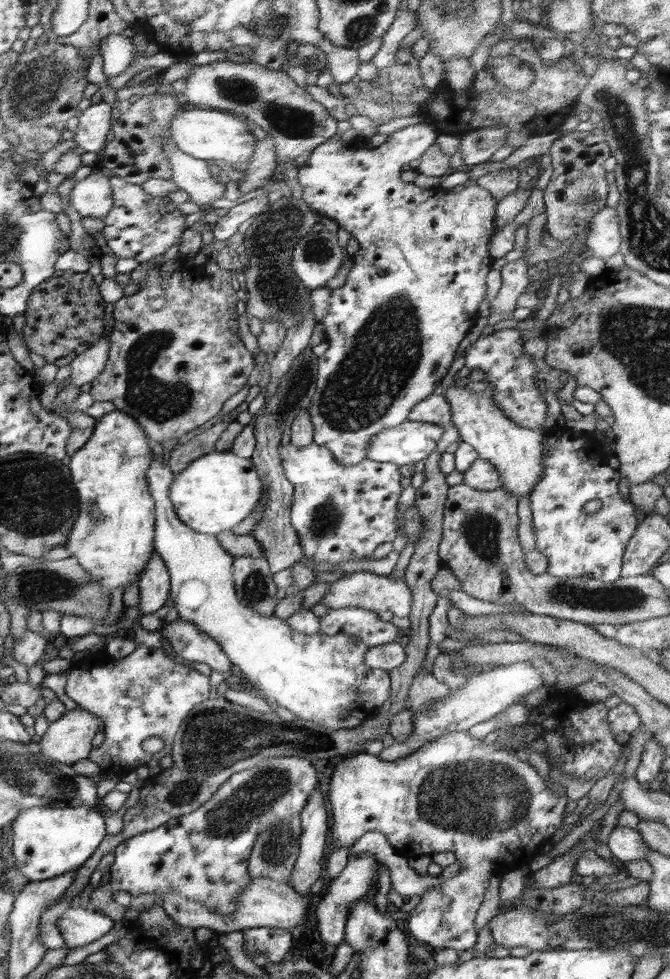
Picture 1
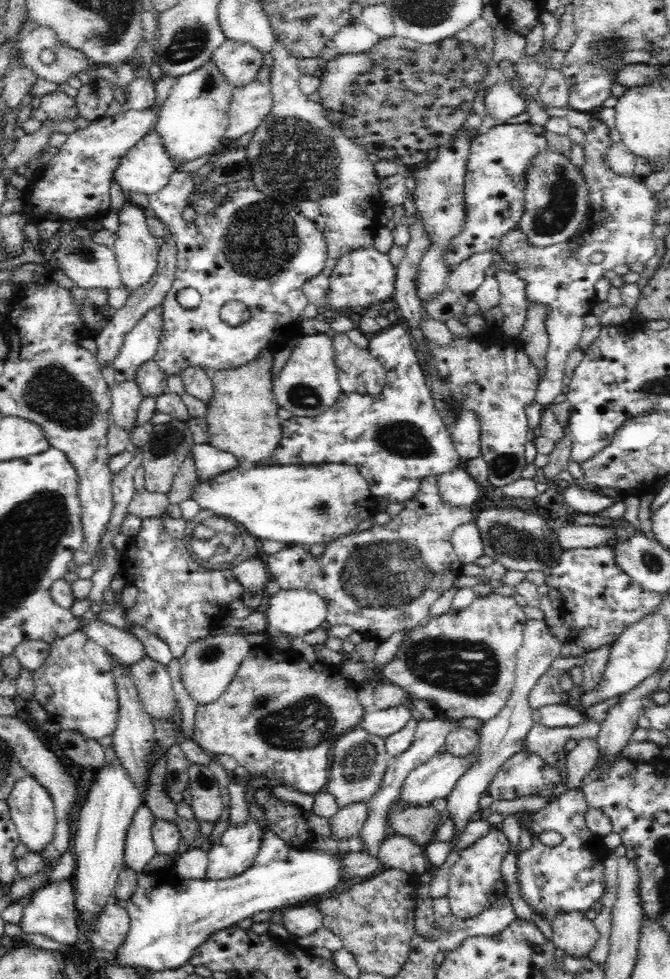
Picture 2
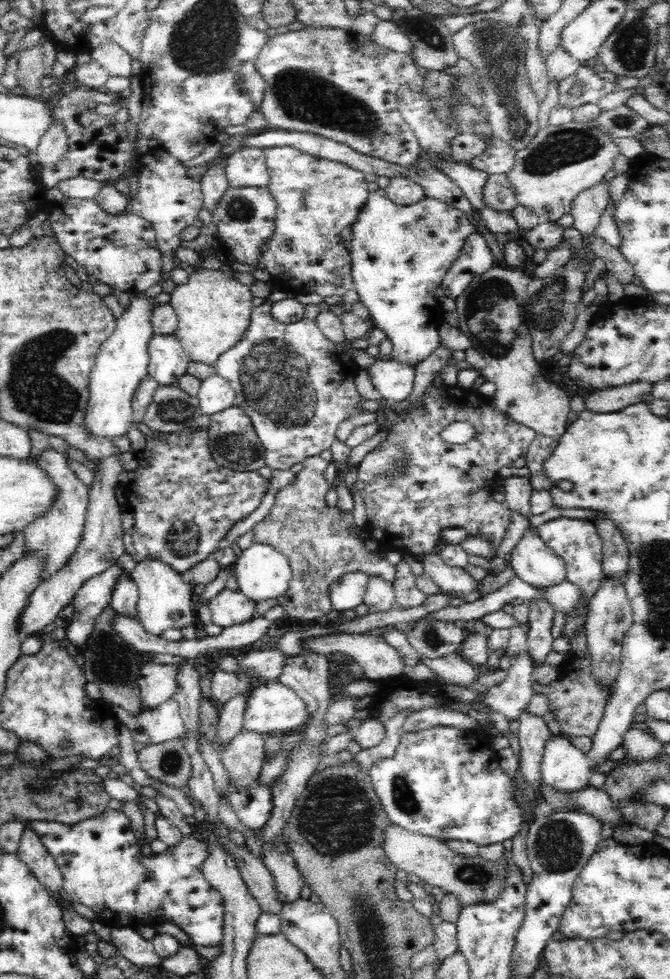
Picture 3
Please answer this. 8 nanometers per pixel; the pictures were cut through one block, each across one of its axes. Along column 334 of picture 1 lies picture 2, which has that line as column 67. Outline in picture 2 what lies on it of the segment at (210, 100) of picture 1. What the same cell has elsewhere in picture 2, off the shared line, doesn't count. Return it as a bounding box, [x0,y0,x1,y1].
[3,118,74,170]

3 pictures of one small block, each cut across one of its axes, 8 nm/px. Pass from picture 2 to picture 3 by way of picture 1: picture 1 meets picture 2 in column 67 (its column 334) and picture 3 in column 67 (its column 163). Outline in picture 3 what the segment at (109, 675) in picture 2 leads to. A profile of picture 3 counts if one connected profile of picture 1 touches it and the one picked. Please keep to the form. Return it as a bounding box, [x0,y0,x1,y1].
[24,449,89,581]

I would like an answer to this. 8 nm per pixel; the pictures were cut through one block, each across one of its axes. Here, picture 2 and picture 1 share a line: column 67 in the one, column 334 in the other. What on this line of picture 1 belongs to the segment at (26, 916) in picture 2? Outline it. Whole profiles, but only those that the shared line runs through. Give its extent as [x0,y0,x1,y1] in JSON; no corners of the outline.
[312,854,376,945]

